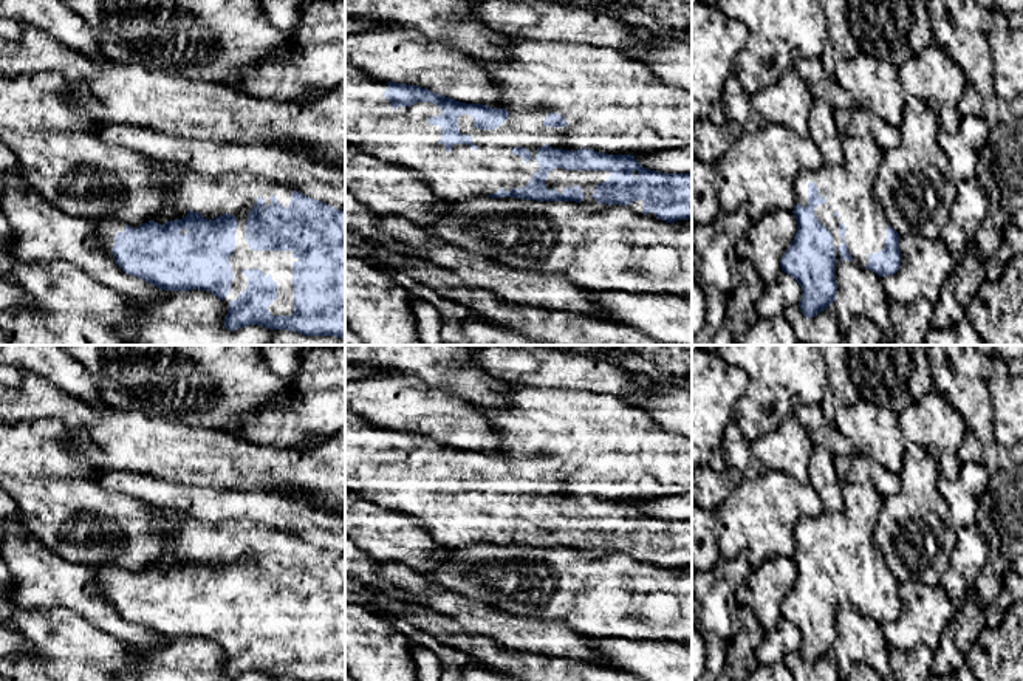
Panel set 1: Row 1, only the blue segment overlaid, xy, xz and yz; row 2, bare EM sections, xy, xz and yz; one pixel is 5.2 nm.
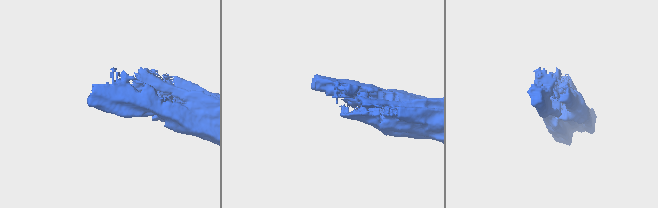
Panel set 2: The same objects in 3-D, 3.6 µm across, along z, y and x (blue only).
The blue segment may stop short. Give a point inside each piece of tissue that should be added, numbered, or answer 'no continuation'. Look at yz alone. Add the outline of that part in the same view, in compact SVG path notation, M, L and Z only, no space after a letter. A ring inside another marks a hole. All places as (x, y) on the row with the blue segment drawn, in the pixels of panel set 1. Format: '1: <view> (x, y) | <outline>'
1: yz (848, 188) | M867 132L865 135L845 136L842 139L843 161L839 166L823 164L817 172L803 172L794 181L795 204L808 204L808 183L813 181L819 189L819 197L826 200L814 209L817 220L833 235L836 260L840 260L839 246L845 243L853 262L862 268L868 263L868 255L884 249L887 228L890 226L881 201L876 197L874 181L878 178L884 150Z

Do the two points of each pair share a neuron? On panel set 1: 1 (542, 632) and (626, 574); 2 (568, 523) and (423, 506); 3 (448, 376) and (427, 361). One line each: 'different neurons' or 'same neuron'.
1: different neurons
2: same neuron
3: same neuron

